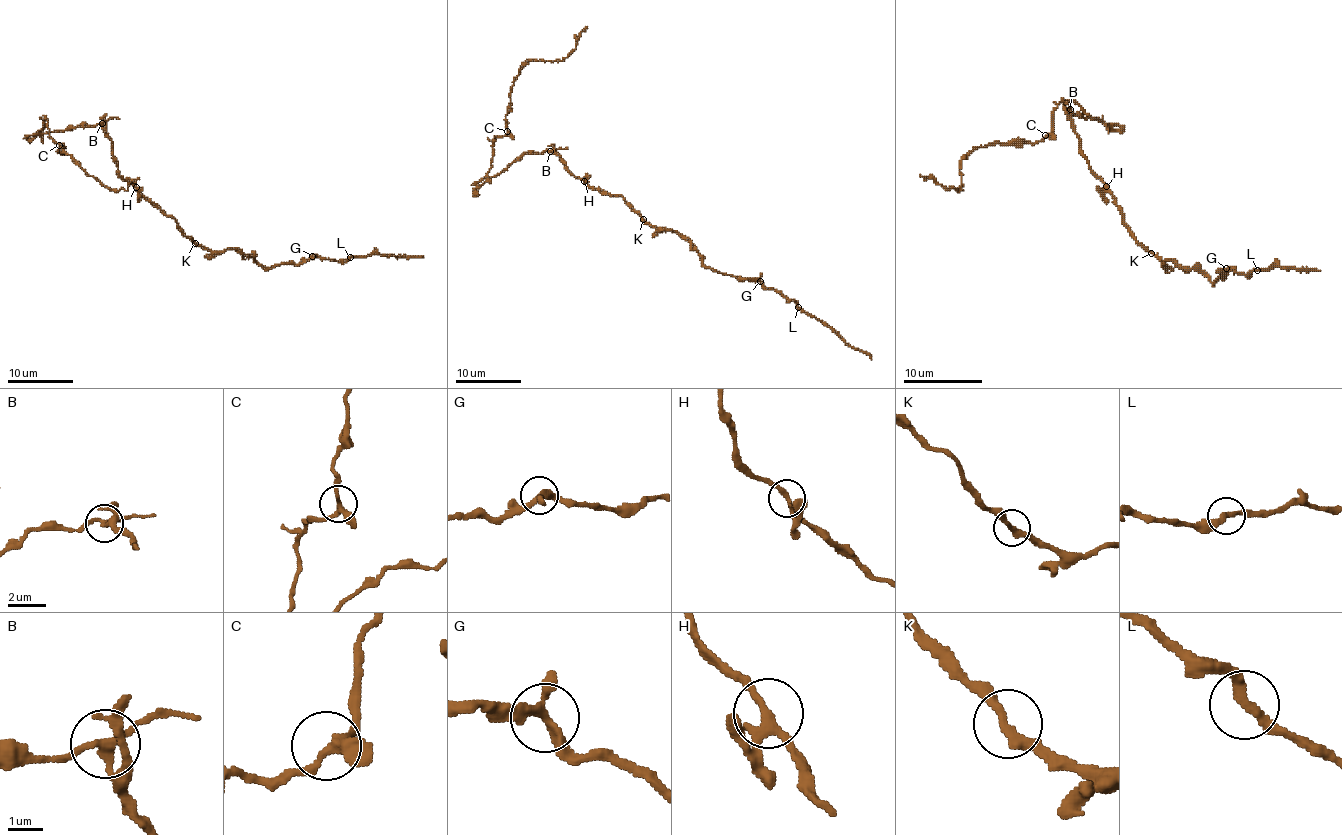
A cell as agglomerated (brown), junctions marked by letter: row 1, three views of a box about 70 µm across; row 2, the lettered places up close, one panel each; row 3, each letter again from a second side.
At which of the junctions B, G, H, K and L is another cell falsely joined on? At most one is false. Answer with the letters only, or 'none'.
B

